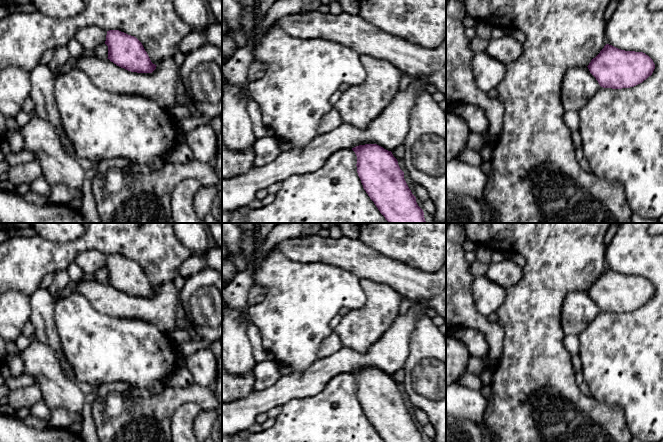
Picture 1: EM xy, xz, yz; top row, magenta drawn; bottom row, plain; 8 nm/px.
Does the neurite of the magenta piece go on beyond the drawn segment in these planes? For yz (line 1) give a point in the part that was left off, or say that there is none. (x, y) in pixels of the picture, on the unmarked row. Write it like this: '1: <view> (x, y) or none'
1: yz (579, 309)

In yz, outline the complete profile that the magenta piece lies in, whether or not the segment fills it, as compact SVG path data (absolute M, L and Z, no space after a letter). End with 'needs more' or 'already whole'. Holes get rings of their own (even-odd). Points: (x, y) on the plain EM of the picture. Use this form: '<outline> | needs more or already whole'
M606 268L587 291L573 291L565 296L561 327L565 336L579 336L601 311L634 311L651 300L654 293L653 284L645 277Z | needs more

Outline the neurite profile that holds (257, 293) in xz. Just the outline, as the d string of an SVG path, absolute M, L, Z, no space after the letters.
M254 284L247 297L247 304L248 306L256 305L262 302L266 295L266 289L260 285Z

